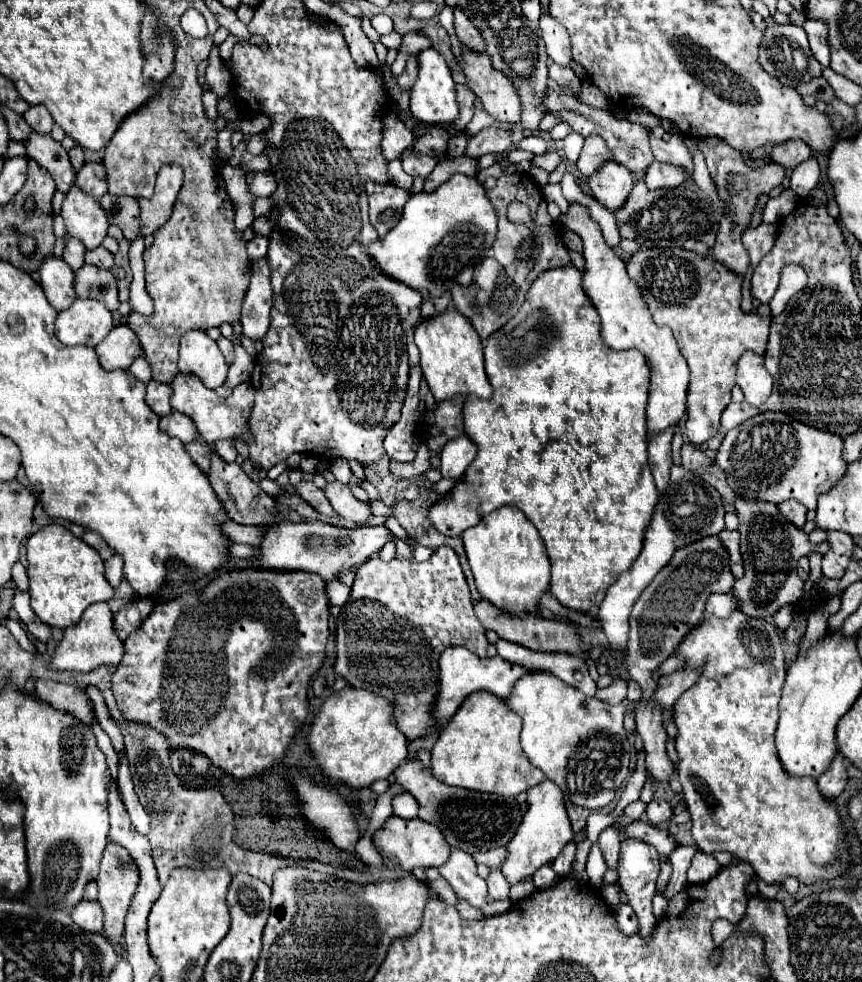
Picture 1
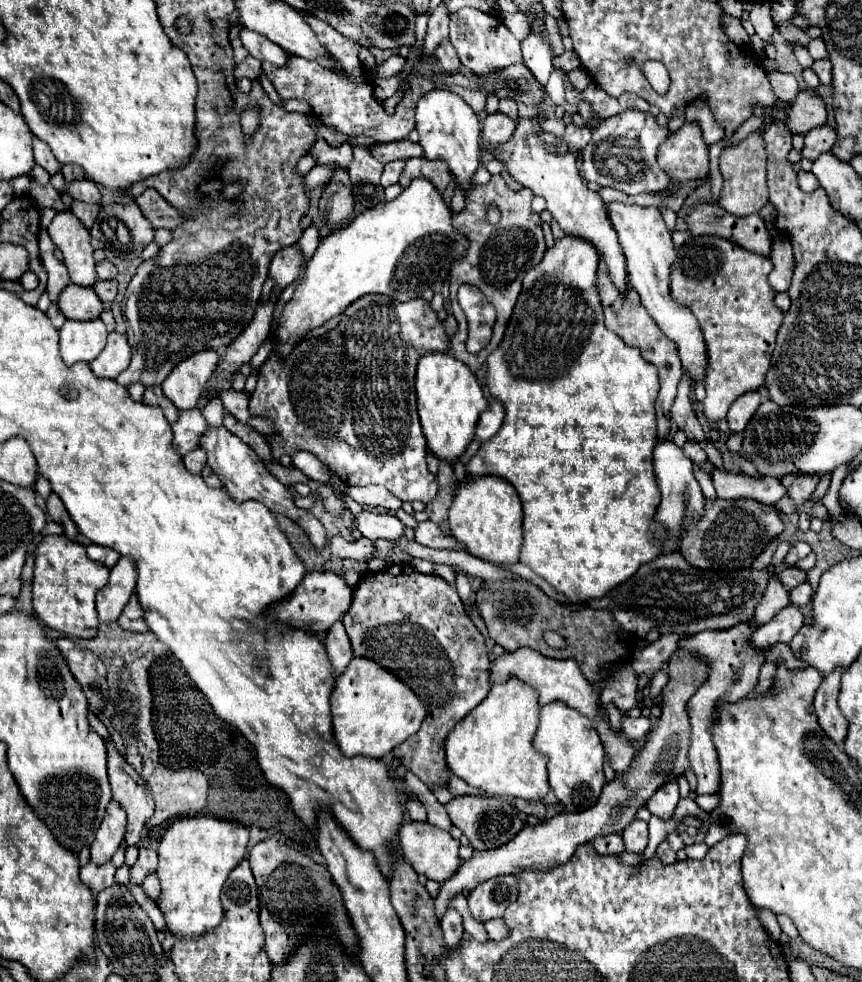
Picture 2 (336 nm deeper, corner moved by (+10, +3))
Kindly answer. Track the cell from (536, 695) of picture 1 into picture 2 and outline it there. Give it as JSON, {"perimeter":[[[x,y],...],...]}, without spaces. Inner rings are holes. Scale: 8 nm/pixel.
{"perimeter":[[[556,700],[540,708],[540,724],[534,734],[534,748],[548,758],[550,786],[568,812],[584,812],[594,806],[604,788],[604,746],[592,720],[576,708]]]}

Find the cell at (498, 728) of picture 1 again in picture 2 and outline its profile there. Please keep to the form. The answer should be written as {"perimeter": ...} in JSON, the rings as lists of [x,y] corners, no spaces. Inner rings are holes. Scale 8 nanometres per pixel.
{"perimeter":[[[510,678],[504,684],[492,686],[490,694],[468,714],[464,716],[448,734],[446,738],[446,764],[448,768],[462,778],[472,788],[484,790],[488,794],[496,796],[512,796],[512,798],[524,798],[524,800],[542,800],[548,790],[548,774],[546,774],[546,758],[540,756],[532,748],[532,736],[536,732],[538,722],[538,700],[536,690],[528,688],[522,680]]]}

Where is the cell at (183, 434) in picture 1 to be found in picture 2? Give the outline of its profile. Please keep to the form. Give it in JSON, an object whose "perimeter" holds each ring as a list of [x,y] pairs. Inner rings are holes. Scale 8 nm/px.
{"perimeter":[[[198,408],[180,410],[178,420],[172,424],[172,432],[174,432],[172,446],[176,448],[176,452],[184,456],[186,452],[198,448],[198,438],[204,432],[204,428],[208,428],[208,422],[204,420]]]}

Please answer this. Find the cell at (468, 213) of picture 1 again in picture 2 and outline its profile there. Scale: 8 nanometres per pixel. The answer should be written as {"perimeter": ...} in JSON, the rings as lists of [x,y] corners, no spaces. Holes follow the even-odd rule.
{"perimeter":[[[416,178],[398,198],[358,214],[344,228],[324,236],[304,280],[278,320],[278,352],[288,356],[306,332],[338,316],[360,296],[386,294],[408,302],[420,298],[436,282],[446,280],[452,264],[468,252],[468,238],[452,226],[452,216],[442,192],[430,180]]]}

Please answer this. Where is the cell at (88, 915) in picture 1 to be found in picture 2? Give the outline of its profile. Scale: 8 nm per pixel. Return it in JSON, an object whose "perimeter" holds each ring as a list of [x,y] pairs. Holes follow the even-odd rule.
{"perimeter":[[[88,862],[82,870],[80,870],[80,880],[84,886],[90,888],[92,896],[98,896],[104,888],[110,888],[114,884],[114,864],[108,862],[104,868],[100,868],[98,864]]]}

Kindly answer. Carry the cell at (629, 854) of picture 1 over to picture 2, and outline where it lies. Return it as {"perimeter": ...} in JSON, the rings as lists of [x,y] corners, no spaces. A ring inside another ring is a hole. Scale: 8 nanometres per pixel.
{"perimeter":[[[636,820],[636,822],[628,824],[622,832],[622,838],[624,838],[626,852],[642,854],[646,844],[648,844],[648,824],[642,822],[642,820]]]}

